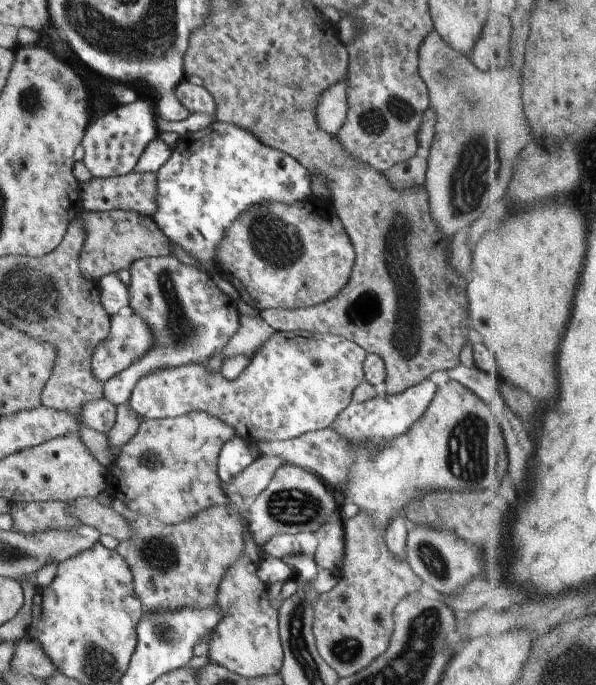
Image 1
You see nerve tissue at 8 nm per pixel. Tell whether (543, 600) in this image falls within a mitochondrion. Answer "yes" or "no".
no

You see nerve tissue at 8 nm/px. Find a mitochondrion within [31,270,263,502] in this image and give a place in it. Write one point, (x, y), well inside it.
(153, 460)

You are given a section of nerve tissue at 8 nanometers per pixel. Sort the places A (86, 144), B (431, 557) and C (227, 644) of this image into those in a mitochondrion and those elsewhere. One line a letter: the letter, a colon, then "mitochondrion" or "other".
A: other
B: mitochondrion
C: other

